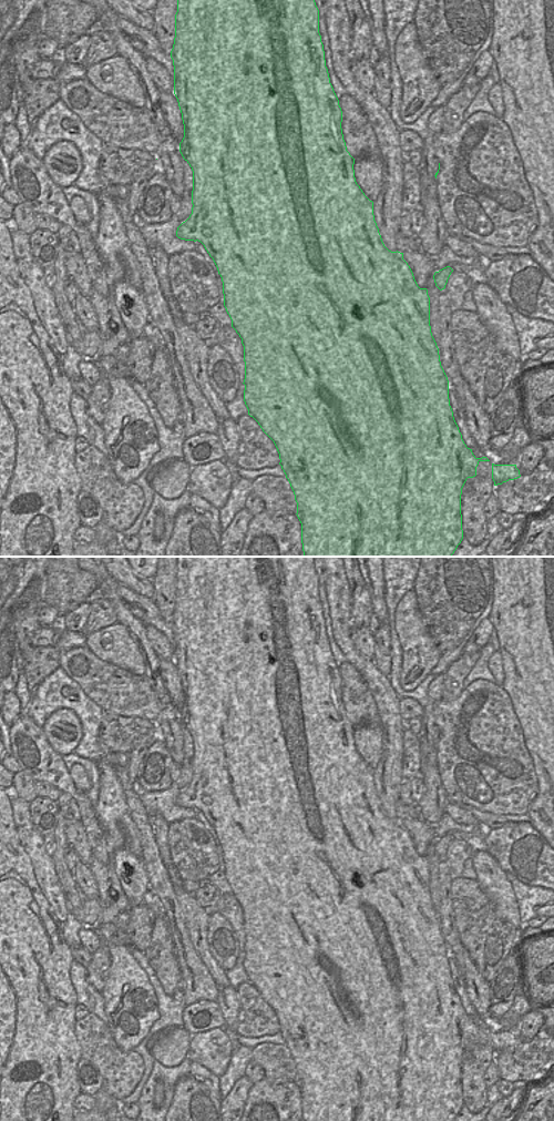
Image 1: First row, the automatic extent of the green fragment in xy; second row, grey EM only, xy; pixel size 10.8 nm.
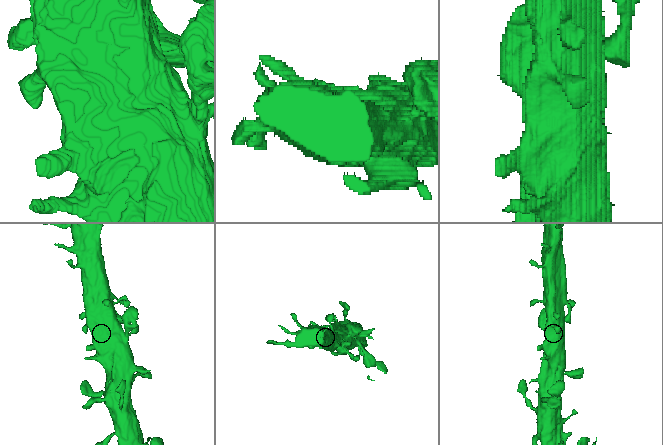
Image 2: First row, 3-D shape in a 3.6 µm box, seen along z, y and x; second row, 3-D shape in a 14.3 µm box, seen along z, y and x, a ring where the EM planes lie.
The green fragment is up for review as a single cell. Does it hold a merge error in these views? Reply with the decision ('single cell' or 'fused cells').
single cell

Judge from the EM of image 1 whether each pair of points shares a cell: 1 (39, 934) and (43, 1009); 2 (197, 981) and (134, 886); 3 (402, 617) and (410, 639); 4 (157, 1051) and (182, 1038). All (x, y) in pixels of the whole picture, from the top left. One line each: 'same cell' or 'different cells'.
1: same cell
2: different cells
3: same cell
4: same cell

